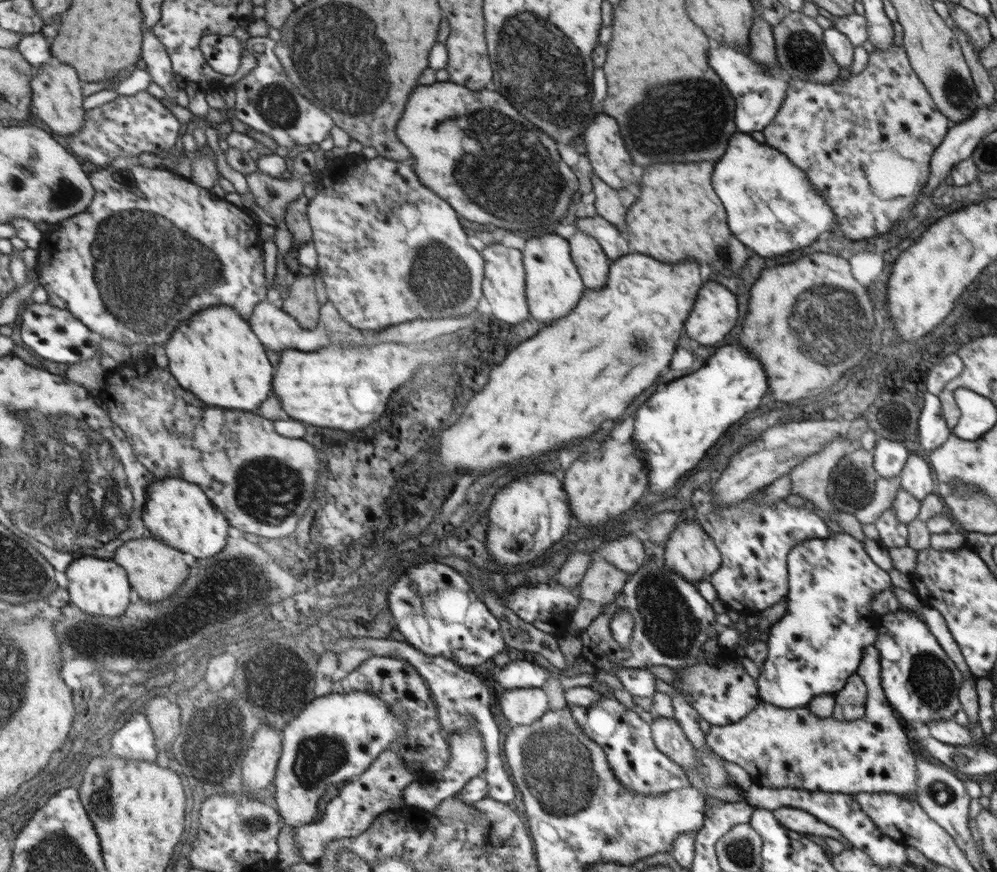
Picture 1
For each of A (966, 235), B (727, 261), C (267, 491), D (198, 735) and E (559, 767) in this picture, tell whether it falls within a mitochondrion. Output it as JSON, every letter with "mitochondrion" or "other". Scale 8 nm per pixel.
{"A":"other","B":"mitochondrion","C":"mitochondrion","D":"mitochondrion","E":"mitochondrion"}

